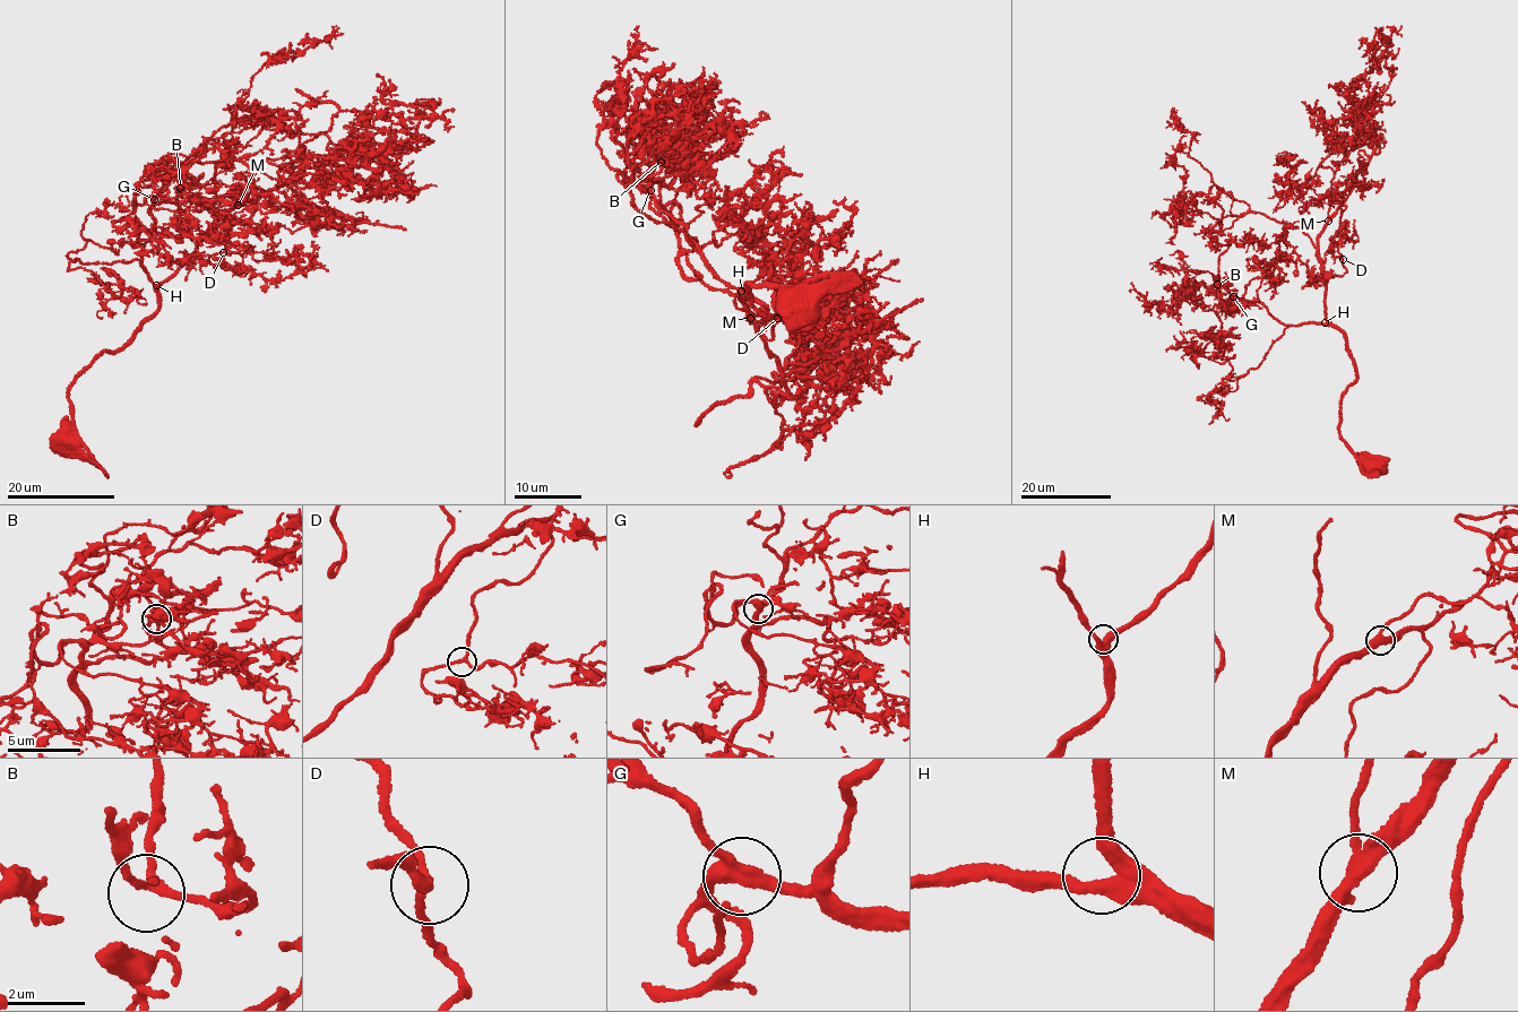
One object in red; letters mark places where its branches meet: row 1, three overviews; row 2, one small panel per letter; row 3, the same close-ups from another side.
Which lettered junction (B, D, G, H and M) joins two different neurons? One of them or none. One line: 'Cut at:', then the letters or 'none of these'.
Cut at: none of these

